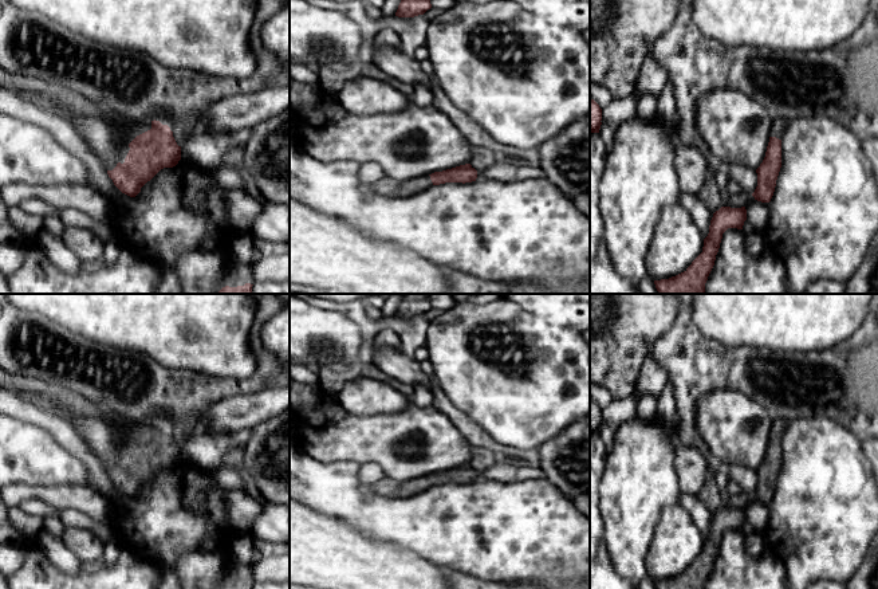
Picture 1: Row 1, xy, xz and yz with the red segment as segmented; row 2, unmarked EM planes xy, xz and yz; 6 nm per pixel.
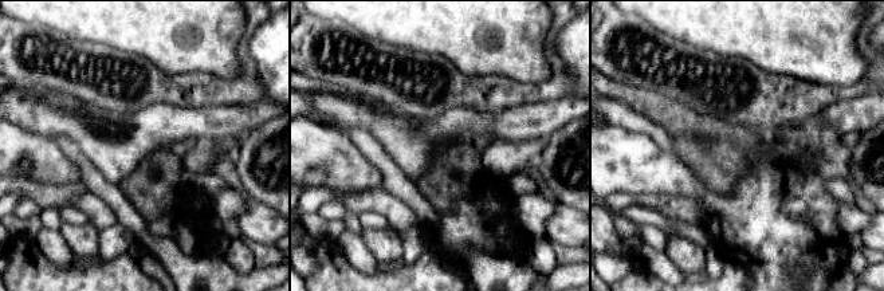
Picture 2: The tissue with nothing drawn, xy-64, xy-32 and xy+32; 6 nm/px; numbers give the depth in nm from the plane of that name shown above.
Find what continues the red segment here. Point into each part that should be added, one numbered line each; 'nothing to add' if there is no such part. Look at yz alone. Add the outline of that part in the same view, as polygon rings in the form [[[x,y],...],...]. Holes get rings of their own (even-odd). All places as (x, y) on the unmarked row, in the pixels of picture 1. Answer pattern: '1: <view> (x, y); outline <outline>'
1: yz (779, 427); outline [[[773,419],[771,427],[771,437],[776,437],[779,440],[783,439],[787,431],[788,423],[781,419]]]

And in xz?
1: xz (388, 487); outline [[[387,476],[371,484],[371,490],[382,496],[391,499],[405,499],[414,496],[433,487],[430,476],[416,478],[412,480],[393,480]]]

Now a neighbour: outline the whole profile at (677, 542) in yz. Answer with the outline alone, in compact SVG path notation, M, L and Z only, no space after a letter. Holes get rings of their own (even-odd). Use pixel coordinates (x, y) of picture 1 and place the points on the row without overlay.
M681 504L664 507L646 557L647 576L661 581L686 572L702 547L704 538L690 514Z

